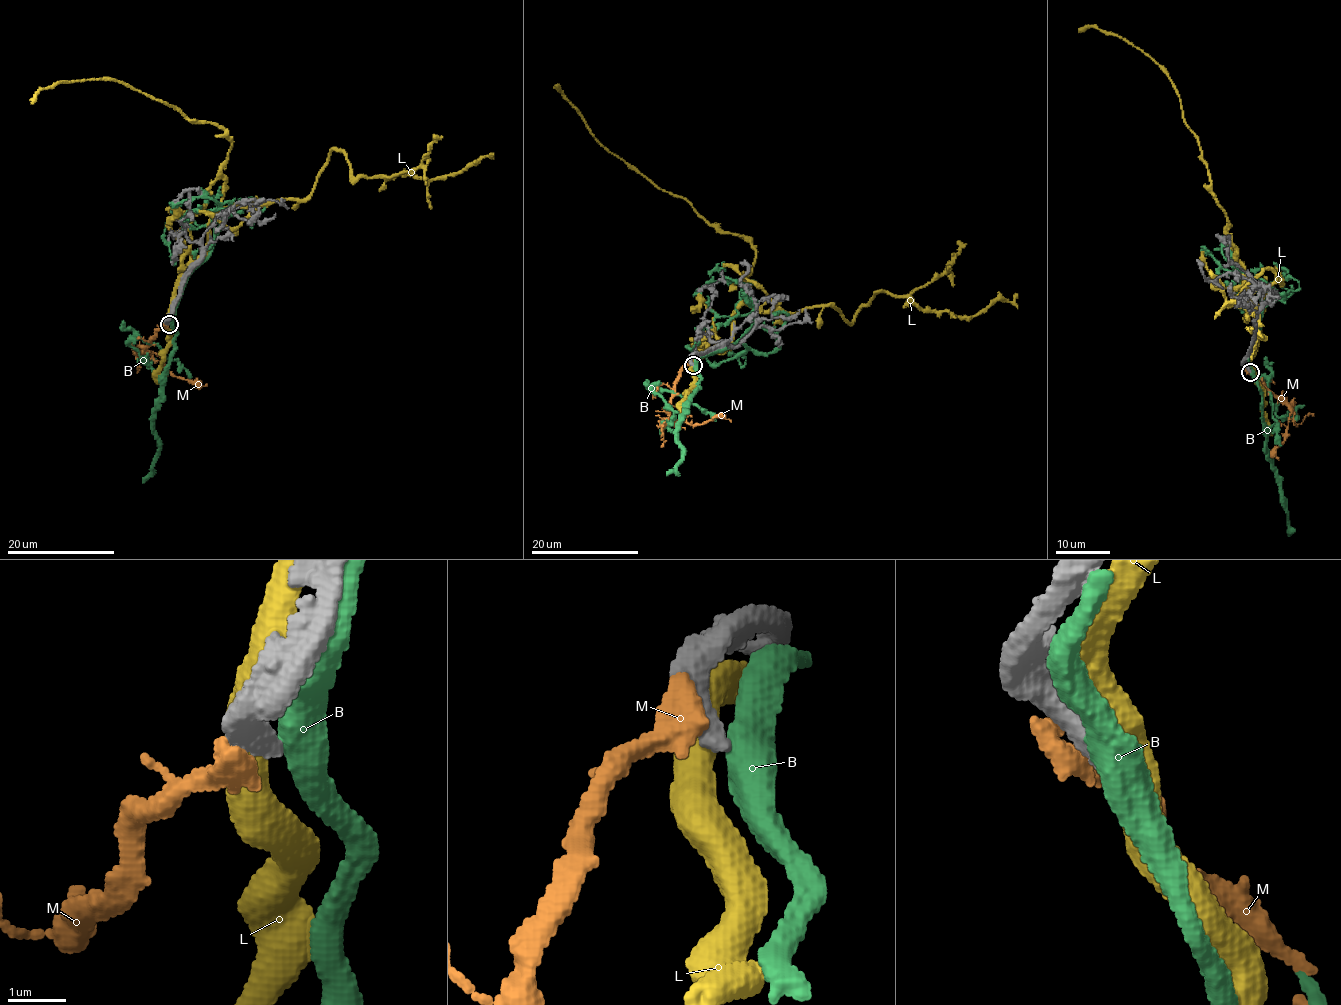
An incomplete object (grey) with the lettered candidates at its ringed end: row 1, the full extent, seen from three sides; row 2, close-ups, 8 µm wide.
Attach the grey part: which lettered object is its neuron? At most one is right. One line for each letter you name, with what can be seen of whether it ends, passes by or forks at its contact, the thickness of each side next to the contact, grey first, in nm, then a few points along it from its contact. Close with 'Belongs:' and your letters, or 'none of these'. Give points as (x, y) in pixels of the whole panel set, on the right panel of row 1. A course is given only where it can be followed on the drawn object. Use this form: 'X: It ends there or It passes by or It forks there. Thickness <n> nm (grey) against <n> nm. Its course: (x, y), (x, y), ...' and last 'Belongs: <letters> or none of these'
Belongs: none of these

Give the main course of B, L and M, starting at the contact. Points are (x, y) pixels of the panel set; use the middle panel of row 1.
B: (693, 365), (744, 333), (752, 321), (751, 299), (744, 297), (735, 306), (737, 315), (717, 330)
L: (690, 362), (729, 341), (755, 250), (611, 153), (554, 85)
M: (689, 361), (677, 379), (670, 414), (674, 419), (689, 424), (715, 417), (731, 421)

